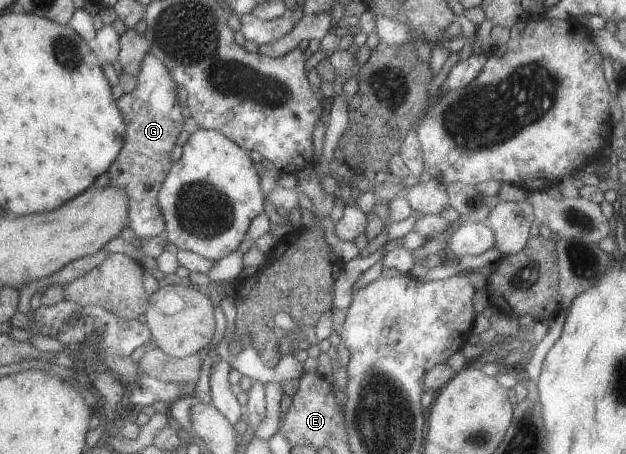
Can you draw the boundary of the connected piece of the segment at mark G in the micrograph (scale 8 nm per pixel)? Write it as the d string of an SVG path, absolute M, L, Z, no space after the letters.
M148 53L141 60L136 75L136 88L116 100L126 132L117 157L108 167L109 186L125 190L128 195L127 227L131 228L137 241L159 236L164 231L164 219L156 197L171 167L170 151L185 120L181 115L182 107L176 102L175 86L169 70Z

